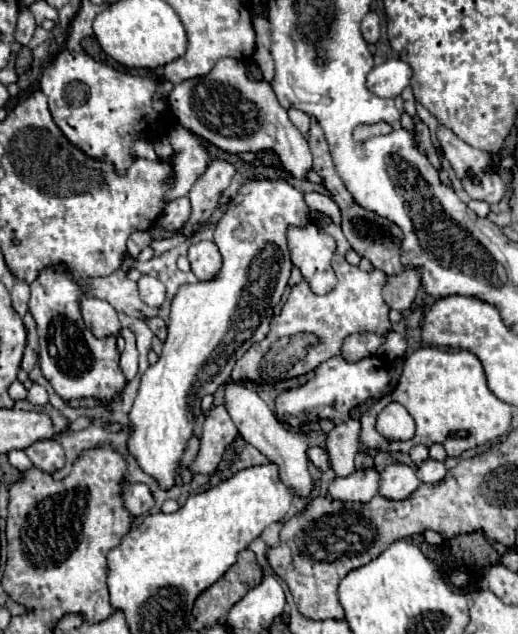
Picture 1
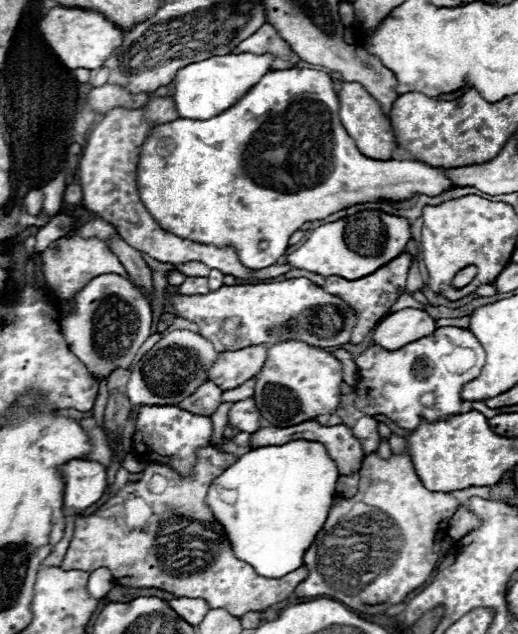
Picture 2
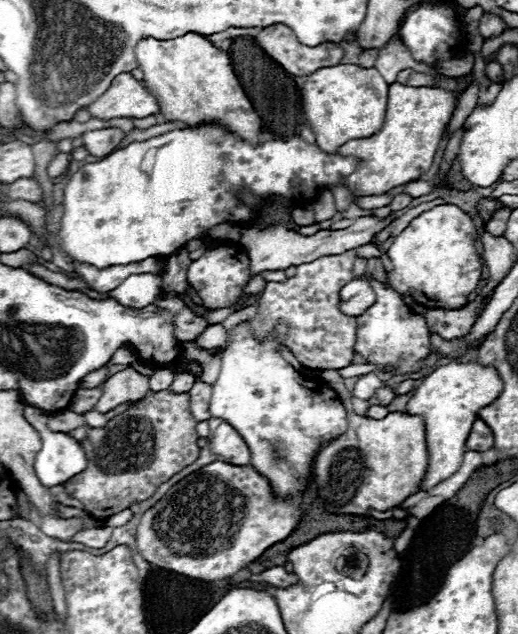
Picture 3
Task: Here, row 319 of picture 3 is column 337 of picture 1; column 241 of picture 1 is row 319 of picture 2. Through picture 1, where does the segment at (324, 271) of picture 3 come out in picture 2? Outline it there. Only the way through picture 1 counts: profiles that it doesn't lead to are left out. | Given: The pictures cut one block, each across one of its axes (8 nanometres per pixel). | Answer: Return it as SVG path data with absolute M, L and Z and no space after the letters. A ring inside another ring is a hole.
M404 252L398 258L394 258L390 264L378 268L378 272L364 276L362 280L342 280L340 276L330 276L326 278L326 284L322 286L326 292L340 296L342 300L346 300L350 306L354 306L354 310L358 312L358 326L352 332L352 344L362 342L362 338L388 314L390 306L402 296L404 286L406 286L406 278L408 278L408 270L410 270L410 254Z

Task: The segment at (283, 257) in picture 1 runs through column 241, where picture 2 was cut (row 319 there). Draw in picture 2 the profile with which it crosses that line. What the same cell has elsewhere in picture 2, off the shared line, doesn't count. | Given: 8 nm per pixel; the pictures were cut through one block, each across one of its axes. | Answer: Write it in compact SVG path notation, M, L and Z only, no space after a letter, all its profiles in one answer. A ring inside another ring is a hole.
M308 278L272 284L222 286L220 290L202 296L176 294L170 296L170 302L178 316L200 326L200 334L214 344L216 352L276 344L278 340L302 340L320 348L342 348L350 342L352 328L358 320L358 314L348 302L324 292Z

